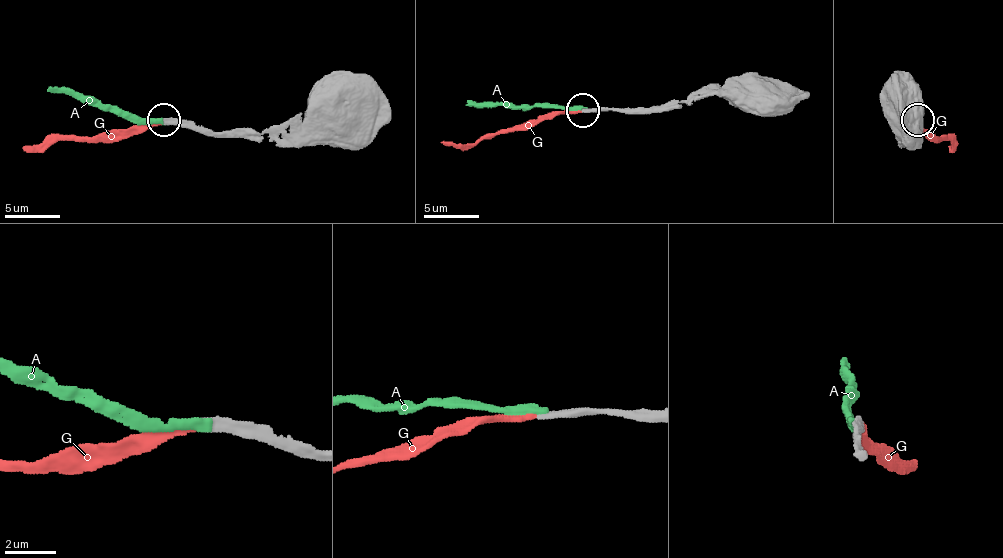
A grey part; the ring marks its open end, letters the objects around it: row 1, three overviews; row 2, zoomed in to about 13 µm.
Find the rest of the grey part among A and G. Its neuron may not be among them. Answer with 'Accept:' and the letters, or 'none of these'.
Accept: G

